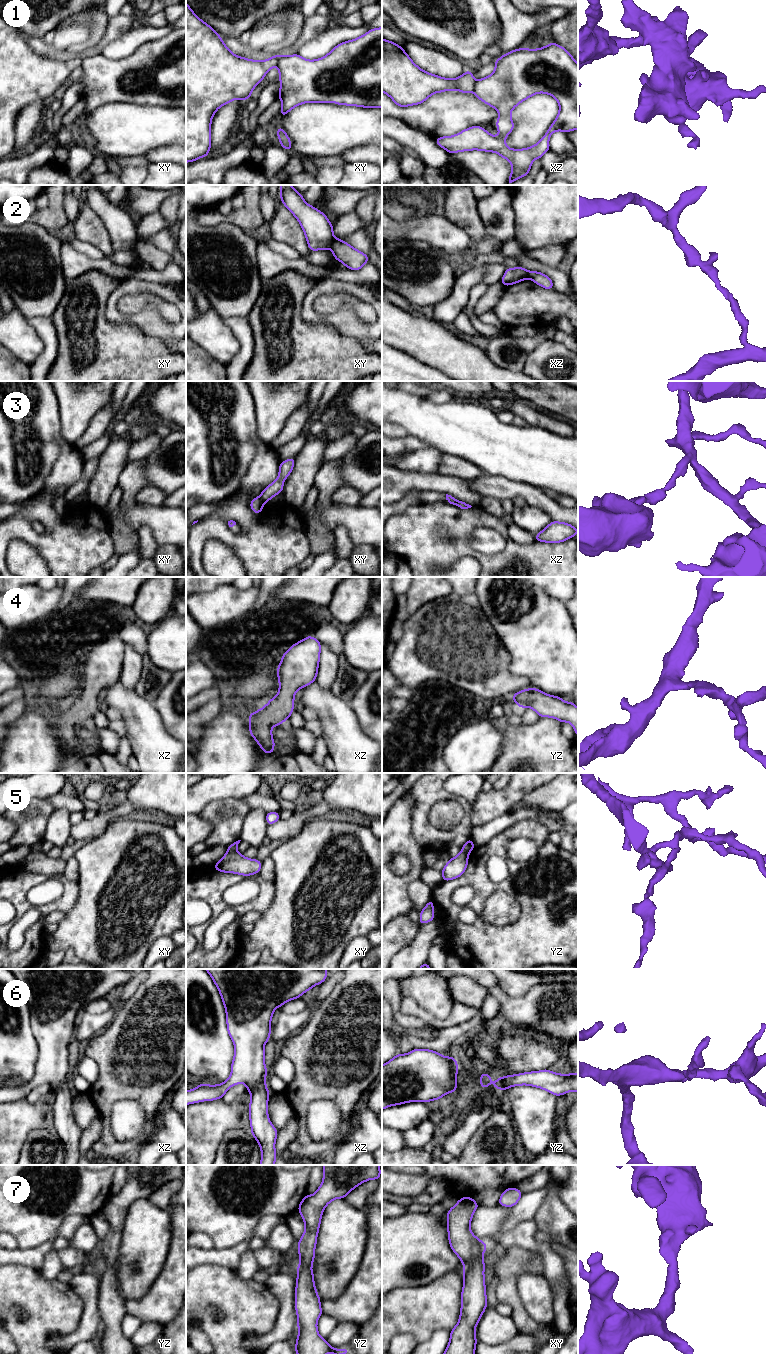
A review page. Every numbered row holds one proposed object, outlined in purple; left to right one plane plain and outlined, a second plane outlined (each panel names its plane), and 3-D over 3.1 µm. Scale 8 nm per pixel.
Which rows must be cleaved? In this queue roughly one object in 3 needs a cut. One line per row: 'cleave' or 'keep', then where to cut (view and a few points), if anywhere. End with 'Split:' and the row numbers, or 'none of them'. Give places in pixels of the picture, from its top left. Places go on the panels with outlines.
1: cleave; cut in xz along (475, 82), (472, 91)
2: cleave; cut in xy along (335, 239), (329, 247)
3: cleave; cut in xy along (259, 496), (263, 503)
4: keep; no cut
5: cleave; cut in xy along (235, 850), (228, 852)
6: keep; no cut
7: keep; no cut
Split: 1, 2, 3, 5

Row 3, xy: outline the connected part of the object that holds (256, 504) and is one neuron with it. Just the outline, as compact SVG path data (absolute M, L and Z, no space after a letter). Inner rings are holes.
M256 497L250 502L250 508L253 510L255 514L259 514L262 512L263 509L263 501L260 499L260 497Z

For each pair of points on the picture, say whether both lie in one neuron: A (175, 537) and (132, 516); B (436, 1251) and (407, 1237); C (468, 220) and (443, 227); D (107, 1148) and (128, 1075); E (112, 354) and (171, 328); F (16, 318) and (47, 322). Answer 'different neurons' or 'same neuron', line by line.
A: same neuron
B: same neuron
C: different neurons
D: same neuron
E: different neurons
F: different neurons

